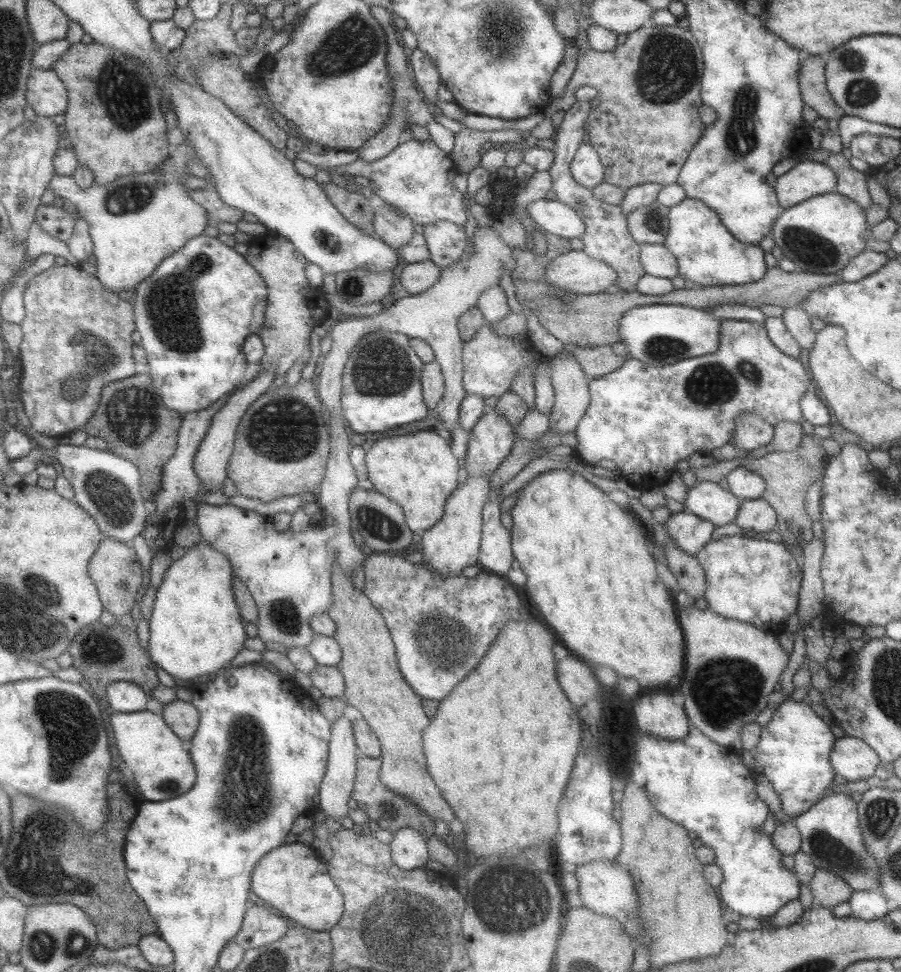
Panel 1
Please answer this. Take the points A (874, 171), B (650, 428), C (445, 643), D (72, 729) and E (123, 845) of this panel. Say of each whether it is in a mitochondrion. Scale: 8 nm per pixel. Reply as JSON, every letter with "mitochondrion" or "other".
{"A":"other","B":"other","C":"mitochondrion","D":"mitochondrion","E":"other"}

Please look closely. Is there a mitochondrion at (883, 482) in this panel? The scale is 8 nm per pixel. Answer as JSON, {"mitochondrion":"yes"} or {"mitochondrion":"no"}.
{"mitochondrion":"no"}

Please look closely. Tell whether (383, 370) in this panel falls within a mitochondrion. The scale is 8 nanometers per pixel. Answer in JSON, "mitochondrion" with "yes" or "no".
{"mitochondrion":"yes"}

